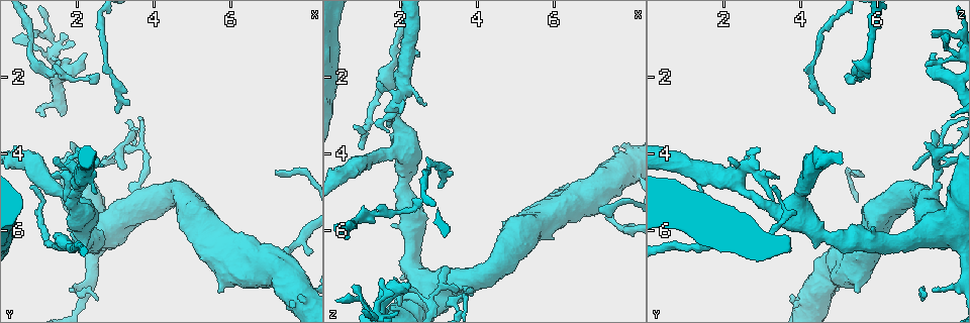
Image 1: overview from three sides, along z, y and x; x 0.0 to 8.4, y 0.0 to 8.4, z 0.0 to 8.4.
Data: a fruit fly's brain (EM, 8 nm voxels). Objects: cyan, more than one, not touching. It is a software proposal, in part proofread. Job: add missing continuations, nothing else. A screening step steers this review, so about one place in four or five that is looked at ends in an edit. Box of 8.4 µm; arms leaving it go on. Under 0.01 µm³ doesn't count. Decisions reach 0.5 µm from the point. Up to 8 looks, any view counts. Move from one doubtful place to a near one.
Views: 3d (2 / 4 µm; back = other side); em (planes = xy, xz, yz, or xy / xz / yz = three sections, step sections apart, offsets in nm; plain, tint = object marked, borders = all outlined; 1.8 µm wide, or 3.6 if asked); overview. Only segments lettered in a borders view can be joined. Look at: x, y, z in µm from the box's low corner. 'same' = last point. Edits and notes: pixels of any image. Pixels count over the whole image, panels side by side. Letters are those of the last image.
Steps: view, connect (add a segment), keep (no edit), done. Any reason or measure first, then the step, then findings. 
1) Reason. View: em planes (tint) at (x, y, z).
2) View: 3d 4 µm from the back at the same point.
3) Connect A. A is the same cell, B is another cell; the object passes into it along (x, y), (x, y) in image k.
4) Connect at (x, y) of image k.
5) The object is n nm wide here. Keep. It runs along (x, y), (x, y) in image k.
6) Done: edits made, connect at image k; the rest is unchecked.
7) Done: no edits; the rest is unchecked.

Branch stops here. View: 3d 4 µm at (2.70, 4.30, 2.75).

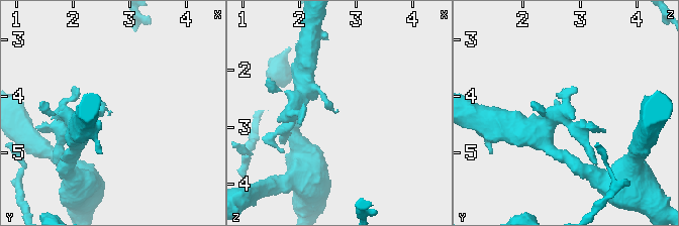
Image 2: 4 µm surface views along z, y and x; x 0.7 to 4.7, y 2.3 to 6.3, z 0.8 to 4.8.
Need the tissue. View: em xy step 8 (tint) at (2.65, 4.30, 2.75).

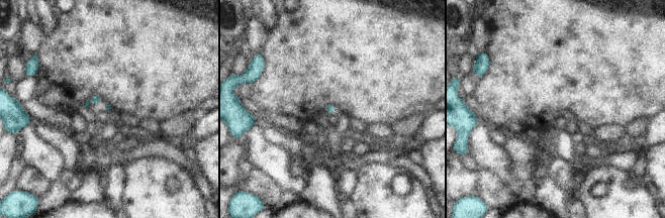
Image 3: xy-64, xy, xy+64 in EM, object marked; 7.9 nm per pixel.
View: em planes (borders) at the same point.

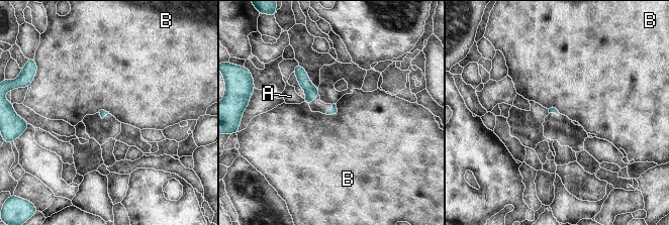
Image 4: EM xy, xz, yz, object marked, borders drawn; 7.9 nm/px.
Keep. A and B are other cells; none of them fits.

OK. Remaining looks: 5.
Branch stops here. View: 3d 2 µm at (2.30, 1.95, 5.20).

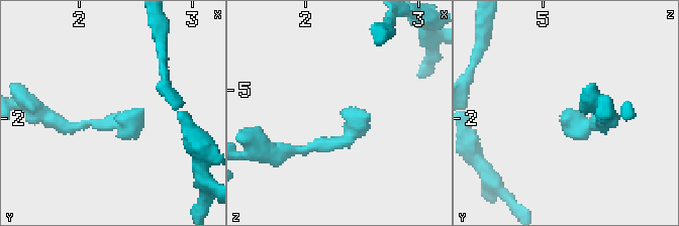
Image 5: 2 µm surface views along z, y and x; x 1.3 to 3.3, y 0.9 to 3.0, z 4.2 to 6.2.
View: em planes (borders) at (2.34, 2.00, 5.14).

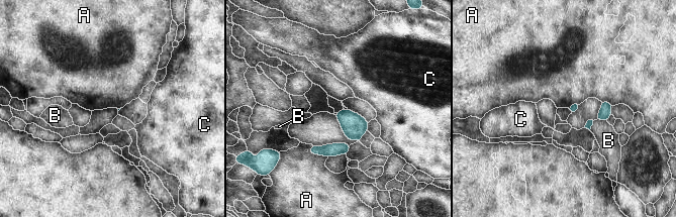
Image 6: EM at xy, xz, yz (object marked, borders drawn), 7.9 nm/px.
Keep. A, B and C are other cells; a border runs along (308, 149), (311, 153), (327, 157) in image 6; no lettered segment goes on from it.

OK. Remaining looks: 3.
Free end. View: 3d 4 µm at (2.25, 1.40, 7.45).

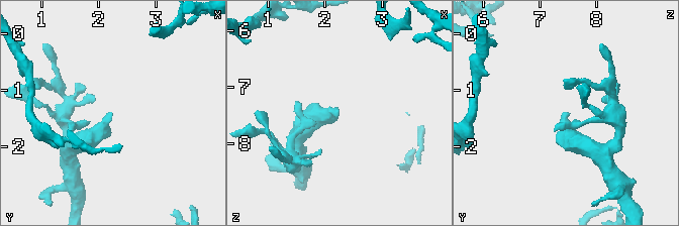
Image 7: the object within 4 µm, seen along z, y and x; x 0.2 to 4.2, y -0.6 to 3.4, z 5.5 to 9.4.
Need the tissue. View: em planes (borders) at (2.25, 1.35, 7.40).

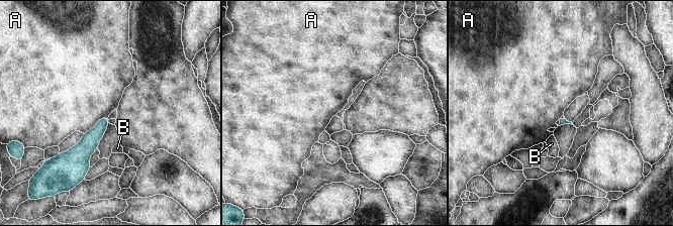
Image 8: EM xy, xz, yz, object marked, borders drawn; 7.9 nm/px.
Keep. A and B are other cells; none of them fits.

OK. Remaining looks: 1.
Done: no edits; the rest is unchecked.

